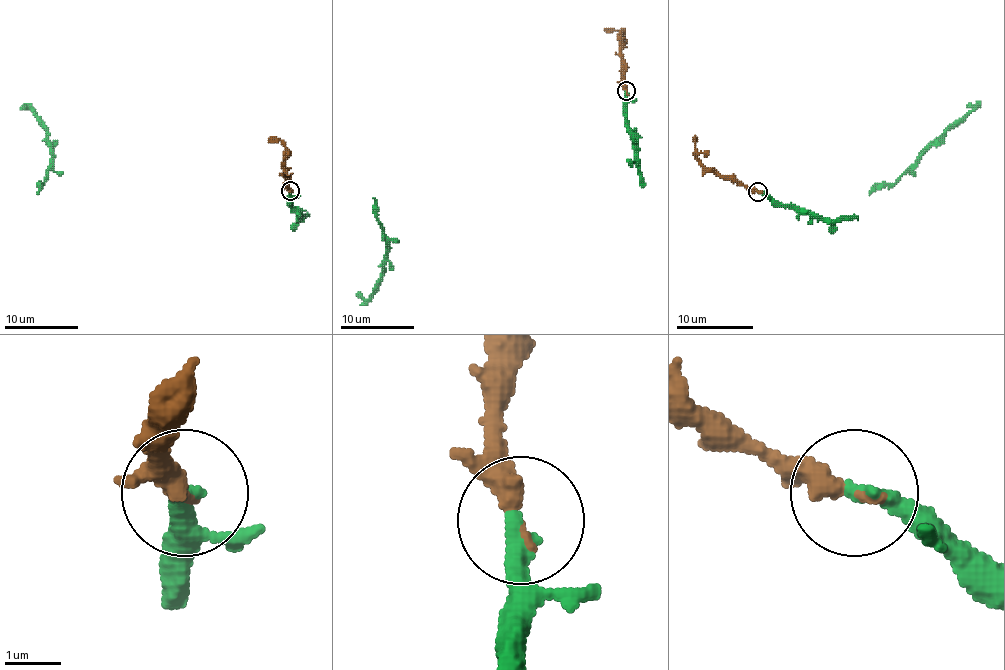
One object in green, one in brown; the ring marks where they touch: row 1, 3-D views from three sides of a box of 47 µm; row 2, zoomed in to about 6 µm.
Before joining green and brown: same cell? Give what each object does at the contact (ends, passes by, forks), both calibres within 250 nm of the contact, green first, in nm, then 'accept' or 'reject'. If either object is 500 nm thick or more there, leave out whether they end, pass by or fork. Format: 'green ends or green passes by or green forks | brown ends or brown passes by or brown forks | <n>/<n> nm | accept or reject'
green ends | brown ends | 360/360 nm | accept

